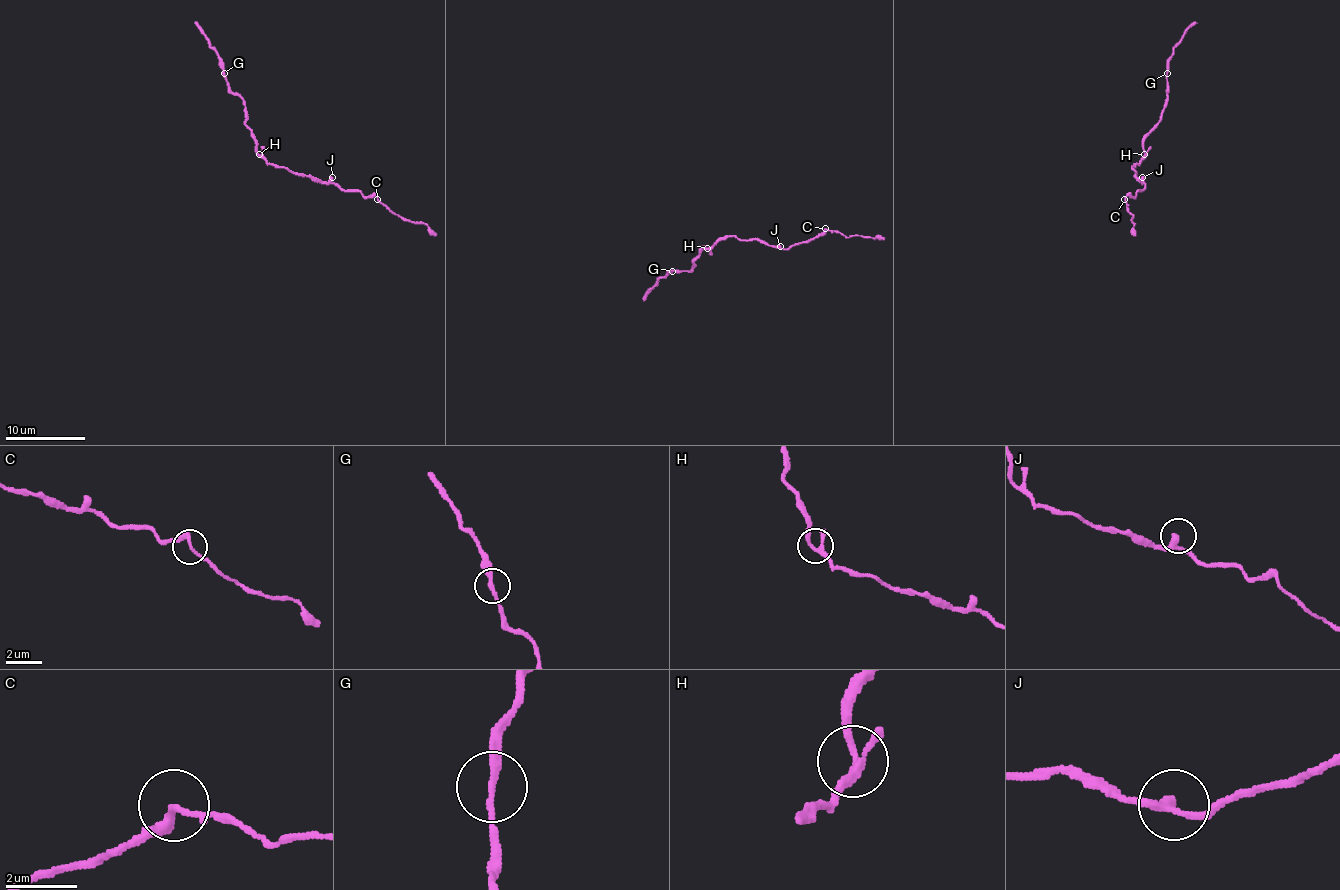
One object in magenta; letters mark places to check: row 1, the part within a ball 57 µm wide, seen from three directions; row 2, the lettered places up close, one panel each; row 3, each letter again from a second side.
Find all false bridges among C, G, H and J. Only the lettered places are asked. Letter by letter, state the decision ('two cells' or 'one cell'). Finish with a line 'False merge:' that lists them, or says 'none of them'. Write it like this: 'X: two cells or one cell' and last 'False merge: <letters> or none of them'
C: one cell
G: one cell
H: one cell
J: one cell
False merge: none of them

